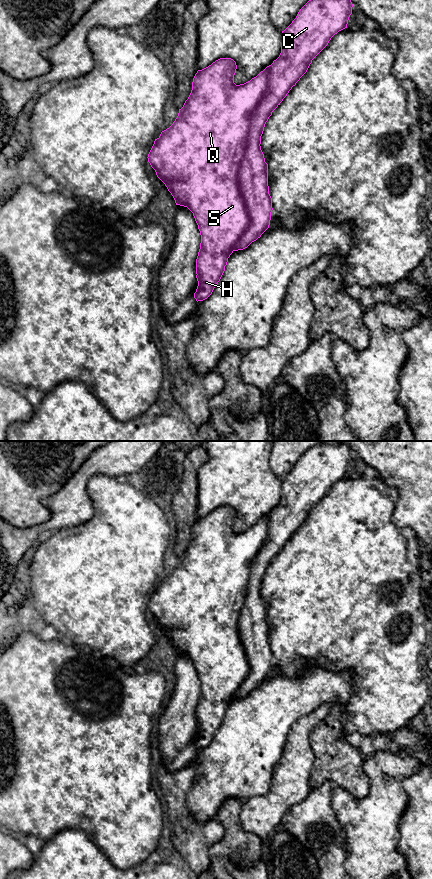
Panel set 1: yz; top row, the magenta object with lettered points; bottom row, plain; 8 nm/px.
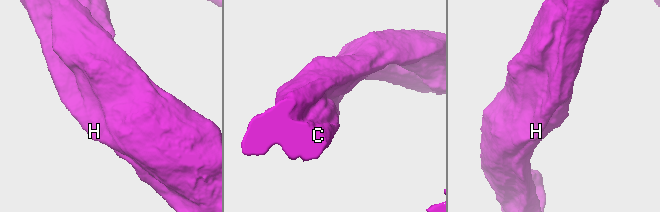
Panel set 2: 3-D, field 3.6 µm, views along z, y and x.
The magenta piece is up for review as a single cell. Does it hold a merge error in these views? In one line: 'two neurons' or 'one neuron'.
one neuron

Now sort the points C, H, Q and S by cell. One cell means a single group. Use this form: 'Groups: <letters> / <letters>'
Groups: C H Q S

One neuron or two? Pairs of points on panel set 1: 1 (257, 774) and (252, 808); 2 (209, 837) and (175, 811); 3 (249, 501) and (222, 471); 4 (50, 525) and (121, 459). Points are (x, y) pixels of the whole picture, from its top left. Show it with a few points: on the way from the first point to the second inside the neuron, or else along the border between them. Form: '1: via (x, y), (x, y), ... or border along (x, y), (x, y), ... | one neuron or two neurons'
1: border along (271, 781), (264, 795), (251, 796), (243, 802) | two neurons
2: via (201, 835), (183, 819) | one neuron
3: via (245, 494), (229, 478) | one neuron
4: via (71, 504), (78, 482), (100, 462) | one neuron

